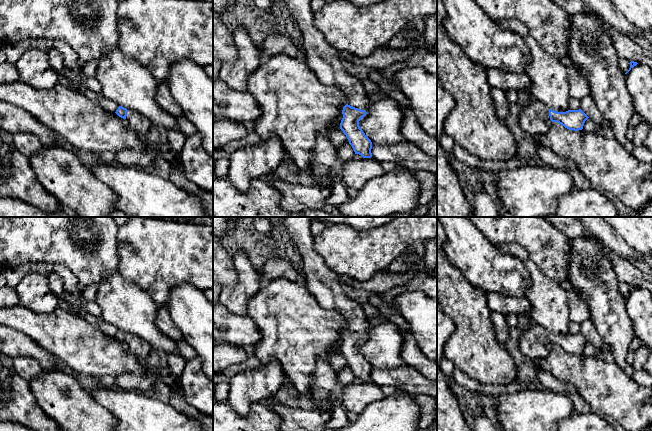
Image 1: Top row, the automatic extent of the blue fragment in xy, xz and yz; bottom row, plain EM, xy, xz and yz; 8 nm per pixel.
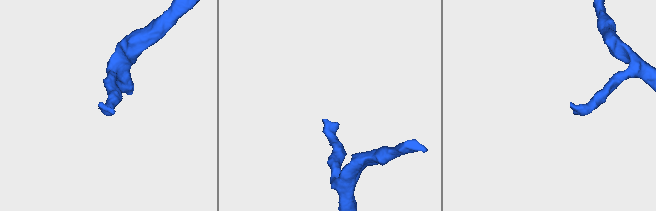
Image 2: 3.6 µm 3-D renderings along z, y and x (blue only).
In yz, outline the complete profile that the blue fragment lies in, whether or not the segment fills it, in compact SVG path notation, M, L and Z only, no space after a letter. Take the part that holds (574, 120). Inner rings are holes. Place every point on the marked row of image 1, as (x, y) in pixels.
M534 99L521 109L518 122L525 132L537 138L547 132L551 121L557 122L569 130L578 131L583 129L588 118L581 109L557 112Z

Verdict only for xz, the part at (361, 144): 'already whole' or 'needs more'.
needs more

